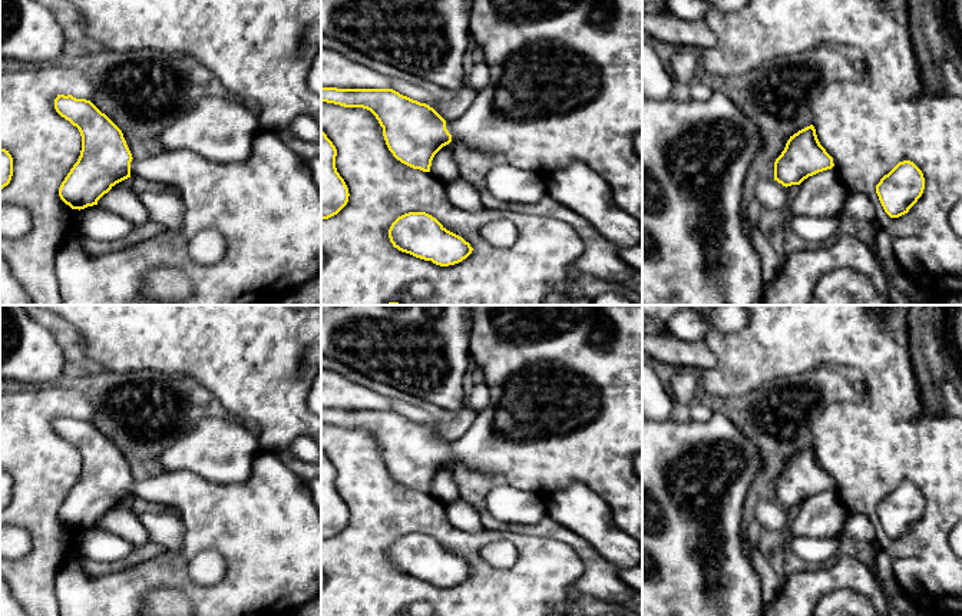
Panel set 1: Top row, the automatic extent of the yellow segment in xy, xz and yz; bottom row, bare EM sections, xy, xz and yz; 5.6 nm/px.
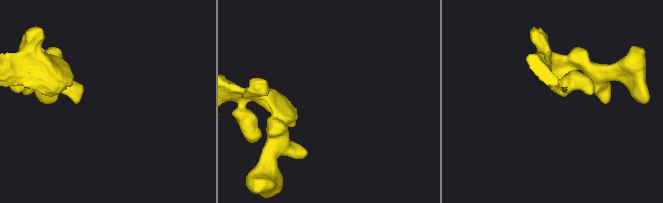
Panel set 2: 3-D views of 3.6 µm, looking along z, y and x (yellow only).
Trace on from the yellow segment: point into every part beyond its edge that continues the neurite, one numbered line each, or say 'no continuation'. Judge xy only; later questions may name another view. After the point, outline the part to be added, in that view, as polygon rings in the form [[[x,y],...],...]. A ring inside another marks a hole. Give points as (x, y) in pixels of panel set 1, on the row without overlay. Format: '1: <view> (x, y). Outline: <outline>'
1: xy (268, 529). Outline: [[[261,450],[247,481],[219,484],[186,470],[162,471],[143,481],[132,480],[130,499],[158,503],[176,511],[186,527],[184,547],[162,552],[142,564],[99,577],[87,576],[82,556],[76,554],[60,567],[54,579],[60,616],[143,616],[146,596],[155,589],[182,590],[194,607],[192,616],[285,616],[321,593],[321,511],[307,483],[274,451]],[[204,552],[218,553],[227,563],[225,576],[211,586],[196,584],[189,574],[191,560]]]

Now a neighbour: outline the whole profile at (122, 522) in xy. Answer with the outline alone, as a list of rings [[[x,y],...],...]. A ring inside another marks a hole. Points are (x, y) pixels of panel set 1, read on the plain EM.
[[[125,501],[112,507],[112,510],[97,521],[97,526],[125,539],[135,547],[142,547],[148,540],[151,540],[148,530],[139,520],[139,516],[132,510],[132,507],[126,507]]]

